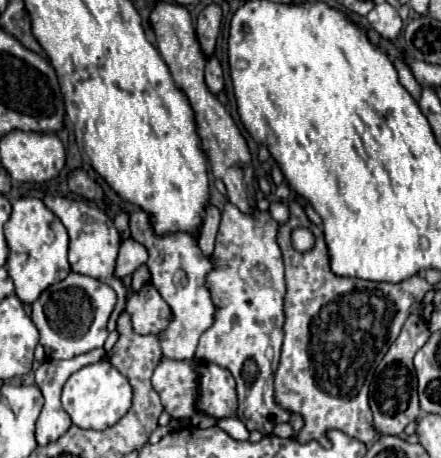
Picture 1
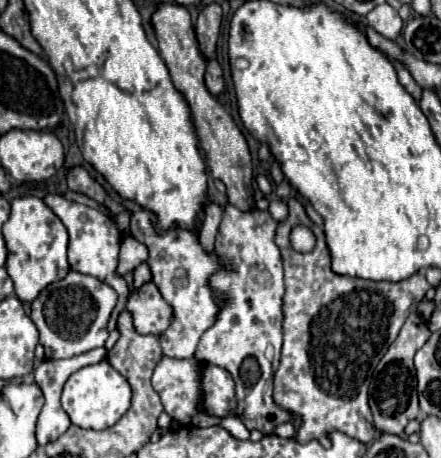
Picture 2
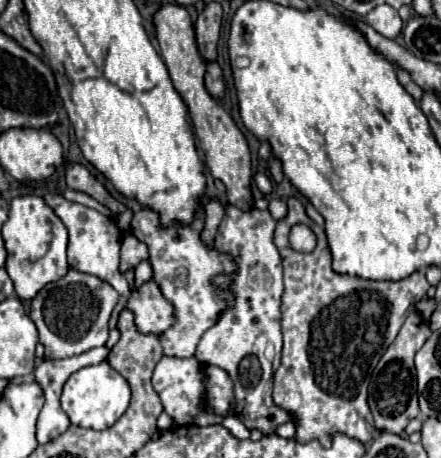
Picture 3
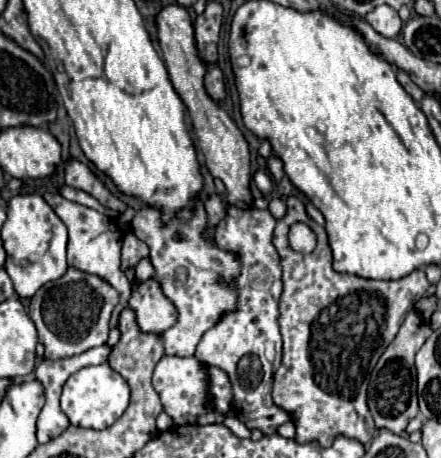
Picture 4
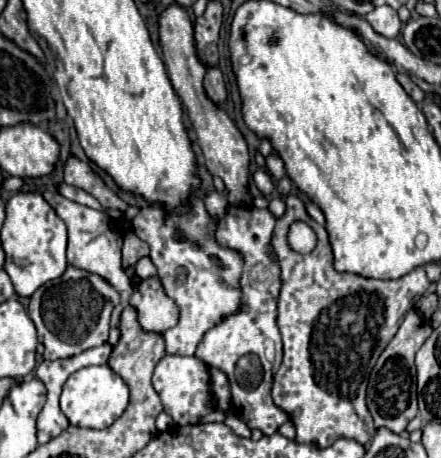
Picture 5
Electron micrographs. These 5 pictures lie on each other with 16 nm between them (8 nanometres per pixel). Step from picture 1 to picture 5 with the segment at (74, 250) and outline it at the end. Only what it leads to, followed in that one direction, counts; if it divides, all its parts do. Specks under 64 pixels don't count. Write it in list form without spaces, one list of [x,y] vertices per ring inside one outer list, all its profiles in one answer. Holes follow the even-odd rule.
[[[44,192],[44,198],[54,208],[54,212],[64,220],[64,224],[68,228],[68,264],[76,266],[80,270],[98,274],[100,278],[110,282],[120,292],[120,304],[114,308],[112,320],[110,320],[110,326],[116,328],[118,320],[120,320],[120,312],[128,306],[128,300],[130,300],[132,290],[134,290],[126,272],[122,270],[122,260],[120,260],[122,230],[120,230],[120,226],[118,226],[118,234],[116,234],[116,222],[110,216],[106,216],[104,212],[92,210],[88,206],[76,204],[72,200],[66,200],[58,192]]]

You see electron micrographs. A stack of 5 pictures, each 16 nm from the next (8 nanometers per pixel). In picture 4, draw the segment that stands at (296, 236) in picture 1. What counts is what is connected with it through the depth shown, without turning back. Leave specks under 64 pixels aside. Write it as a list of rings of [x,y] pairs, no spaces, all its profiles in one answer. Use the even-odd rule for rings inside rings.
[[[294,224],[290,228],[290,246],[296,252],[312,252],[312,248],[316,246],[316,234],[306,226],[306,224]]]

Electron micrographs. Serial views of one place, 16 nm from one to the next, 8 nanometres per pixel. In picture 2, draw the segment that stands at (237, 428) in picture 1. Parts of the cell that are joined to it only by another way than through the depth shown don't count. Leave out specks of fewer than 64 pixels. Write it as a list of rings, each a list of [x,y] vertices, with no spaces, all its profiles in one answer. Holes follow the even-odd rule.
[[[236,416],[222,418],[220,426],[222,426],[226,432],[230,432],[230,436],[234,436],[236,440],[248,440],[248,436],[250,436],[250,432],[248,432],[246,426],[242,424],[242,420],[236,418]]]

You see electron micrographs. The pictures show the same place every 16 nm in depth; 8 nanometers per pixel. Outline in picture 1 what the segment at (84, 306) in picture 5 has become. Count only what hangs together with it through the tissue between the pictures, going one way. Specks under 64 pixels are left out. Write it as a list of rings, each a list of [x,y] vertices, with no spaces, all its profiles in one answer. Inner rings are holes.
[[[70,272],[66,280],[54,284],[48,292],[42,292],[40,300],[32,304],[32,322],[40,332],[40,344],[44,346],[46,358],[64,360],[102,348],[108,336],[106,322],[114,304],[116,292],[112,292],[112,288],[100,284],[100,280],[92,280],[90,276],[76,276],[76,272]]]

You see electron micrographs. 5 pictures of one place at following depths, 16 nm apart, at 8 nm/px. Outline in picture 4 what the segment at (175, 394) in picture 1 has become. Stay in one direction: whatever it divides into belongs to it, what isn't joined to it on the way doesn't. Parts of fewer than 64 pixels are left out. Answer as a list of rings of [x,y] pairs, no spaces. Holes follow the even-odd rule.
[[[164,356],[154,370],[152,386],[158,392],[164,412],[172,416],[178,426],[192,424],[198,414],[208,412],[208,390],[206,390],[206,366],[192,358],[178,358],[178,356]]]

